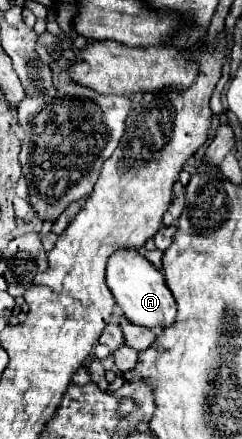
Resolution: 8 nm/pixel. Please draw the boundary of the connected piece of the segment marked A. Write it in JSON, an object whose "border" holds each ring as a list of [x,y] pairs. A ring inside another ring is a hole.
{"border":[[[117,249],[107,263],[107,287],[111,289],[117,305],[123,309],[123,315],[135,325],[143,327],[161,327],[165,329],[175,321],[177,305],[165,283],[165,277],[159,269],[153,267],[139,251],[135,249]]]}

